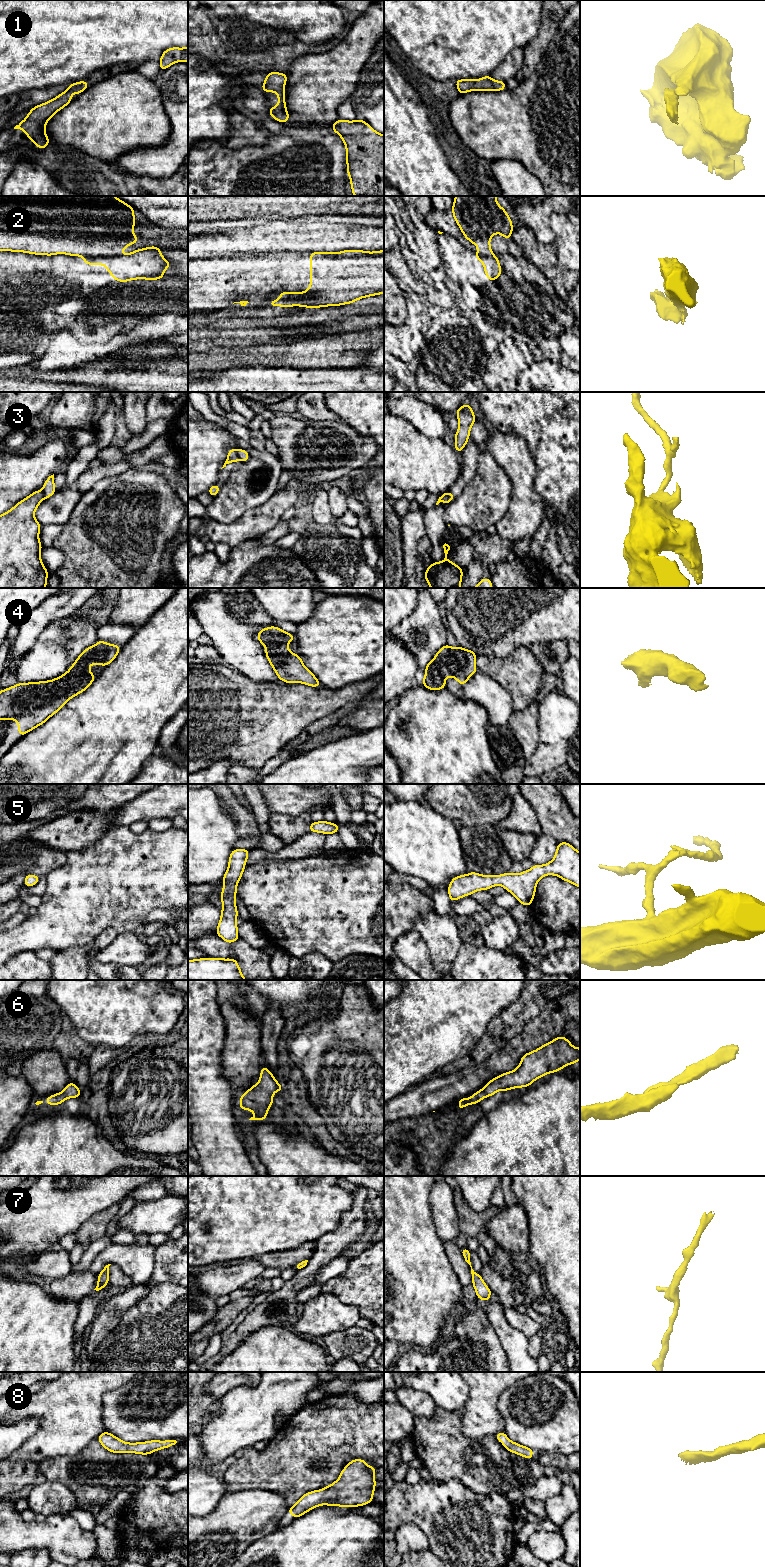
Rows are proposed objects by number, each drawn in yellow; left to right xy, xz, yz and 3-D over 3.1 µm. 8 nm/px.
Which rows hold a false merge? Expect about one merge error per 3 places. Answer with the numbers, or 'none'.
2, 3

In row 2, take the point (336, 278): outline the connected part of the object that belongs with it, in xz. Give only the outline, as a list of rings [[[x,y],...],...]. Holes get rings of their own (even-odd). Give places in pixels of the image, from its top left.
[[[384,250],[310,252],[310,287],[305,292],[279,292],[279,297],[298,298],[301,294],[308,297],[308,302],[299,306],[310,309],[345,305],[368,296],[384,294]]]

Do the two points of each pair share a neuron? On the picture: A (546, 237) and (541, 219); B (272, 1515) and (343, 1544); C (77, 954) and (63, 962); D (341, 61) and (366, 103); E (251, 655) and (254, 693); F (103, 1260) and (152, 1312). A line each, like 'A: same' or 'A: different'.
A: same
B: different
C: same
D: different
E: different
F: different

